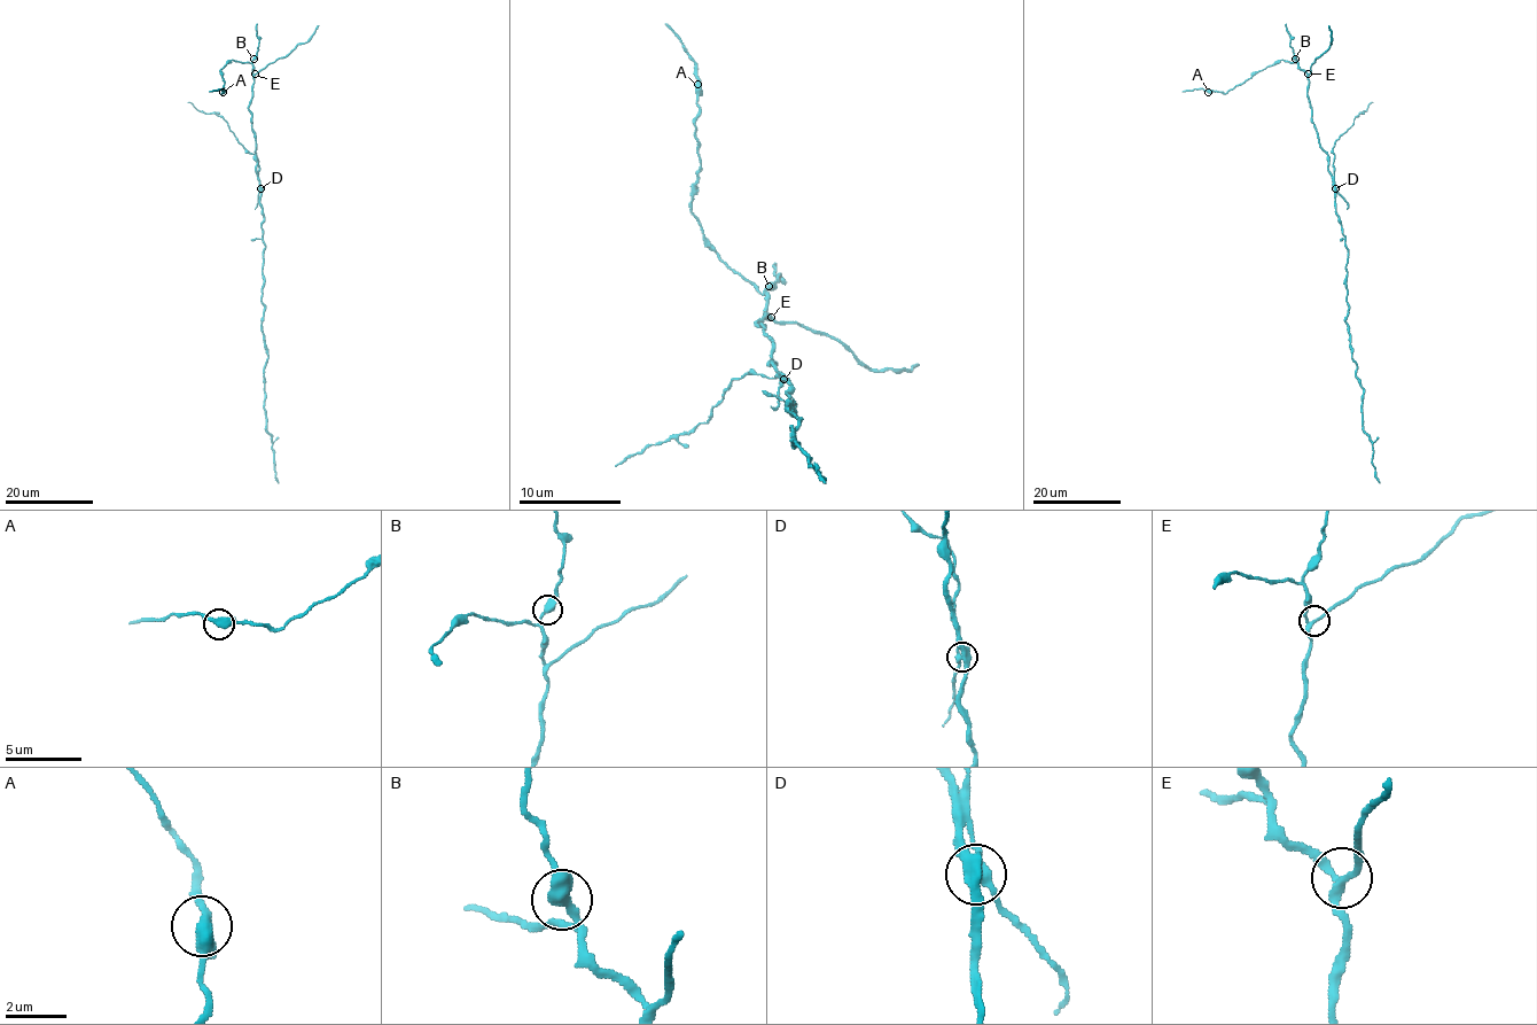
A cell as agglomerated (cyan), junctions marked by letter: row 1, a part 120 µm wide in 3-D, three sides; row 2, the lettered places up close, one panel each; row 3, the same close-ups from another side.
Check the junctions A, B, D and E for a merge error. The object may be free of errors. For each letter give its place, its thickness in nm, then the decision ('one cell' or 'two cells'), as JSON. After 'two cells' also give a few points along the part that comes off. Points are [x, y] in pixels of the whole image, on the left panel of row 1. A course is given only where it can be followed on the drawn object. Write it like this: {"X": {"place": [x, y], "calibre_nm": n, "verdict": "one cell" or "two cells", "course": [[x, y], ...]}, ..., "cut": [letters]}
{"A": {"place": [223, 92], "calibre_nm": 360, "verdict": "one cell"}, "B": {"place": [254, 59], "calibre_nm": 400, "verdict": "one cell"}, "D": {"place": [260, 188], "calibre_nm": 380, "verdict": "two cells", "course": [[260, 188], [257, 157], [238, 140], [220, 116], [200, 111], [188, 102]]}, "E": {"place": [255, 74], "calibre_nm": 240, "verdict": "one cell"}, "cut": ["D"]}

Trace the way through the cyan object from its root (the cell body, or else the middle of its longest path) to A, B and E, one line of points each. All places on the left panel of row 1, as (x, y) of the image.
A: (260, 203), (255, 133), (248, 108), (252, 65), (233, 60), (227, 63), (220, 70), (223, 92)
B: (260, 203), (255, 133), (248, 108), (254, 59)
E: (260, 203), (255, 133), (248, 108), (255, 74)

